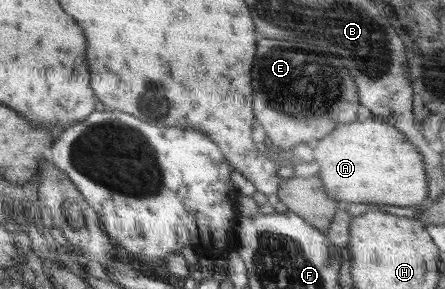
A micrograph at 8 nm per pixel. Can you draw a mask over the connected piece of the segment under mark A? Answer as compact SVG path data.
M372 117L365 123L343 123L337 125L327 137L319 139L313 149L313 157L320 167L316 175L323 182L325 191L331 199L341 204L375 204L393 205L397 207L417 207L428 197L428 181L417 149L405 141L401 130L387 125L387 122Z

